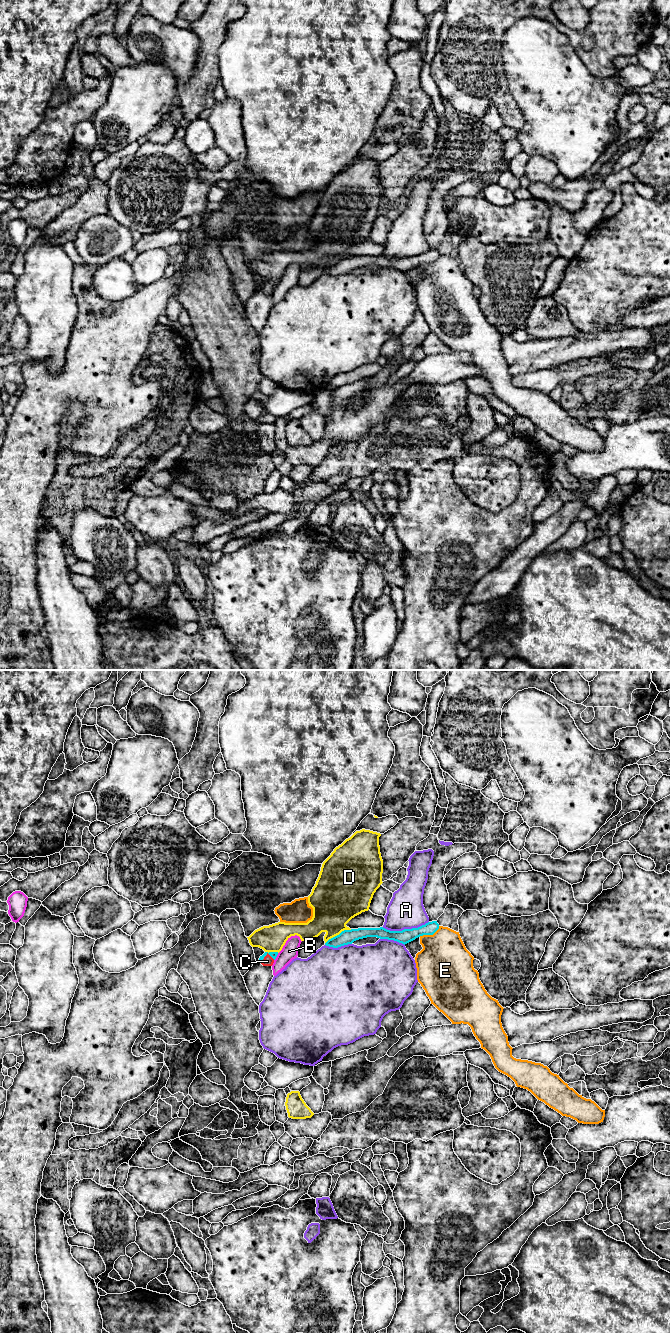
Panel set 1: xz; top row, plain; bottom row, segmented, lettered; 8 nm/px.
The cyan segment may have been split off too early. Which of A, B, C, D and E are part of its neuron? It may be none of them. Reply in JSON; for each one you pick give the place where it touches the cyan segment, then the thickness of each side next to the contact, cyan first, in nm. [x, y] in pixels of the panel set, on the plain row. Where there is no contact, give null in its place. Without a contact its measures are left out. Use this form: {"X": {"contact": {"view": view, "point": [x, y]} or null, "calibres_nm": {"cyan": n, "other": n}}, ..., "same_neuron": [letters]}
{"same_neuron": []}

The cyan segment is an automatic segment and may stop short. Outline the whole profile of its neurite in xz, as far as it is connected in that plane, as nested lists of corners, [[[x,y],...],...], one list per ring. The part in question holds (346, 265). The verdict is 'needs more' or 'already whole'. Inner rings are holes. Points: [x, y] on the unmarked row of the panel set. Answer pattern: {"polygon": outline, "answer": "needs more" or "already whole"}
{"polygon": [[[437,249],[428,250],[418,256],[404,257],[402,259],[390,259],[383,255],[358,256],[342,259],[339,263],[329,267],[325,273],[338,276],[344,273],[352,272],[356,268],[367,265],[394,268],[405,273],[420,264],[433,263],[438,257],[439,252]]], "answer": "already whole"}

